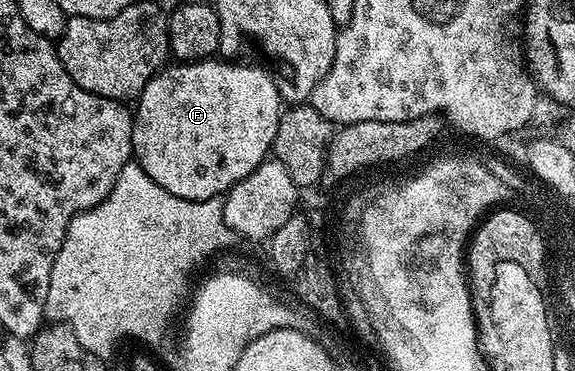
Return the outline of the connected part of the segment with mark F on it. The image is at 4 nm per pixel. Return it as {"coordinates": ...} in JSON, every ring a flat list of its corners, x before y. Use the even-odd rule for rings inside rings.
{"coordinates":[[226,58,175,62,156,72,153,79,143,87,133,108,135,125,133,126,131,151,134,159,145,170,145,174,149,174,149,178,153,178,153,182,157,182,157,186,161,186,161,190,186,200,208,200,214,196,222,197,233,185,241,182,241,178,253,174,253,170,257,170,257,166,268,159,275,142,275,135,277,134,277,122,281,115,281,101,279,88,275,84,275,76,266,67,263,67,264,69,258,68,255,64,258,63,232,62]]}

